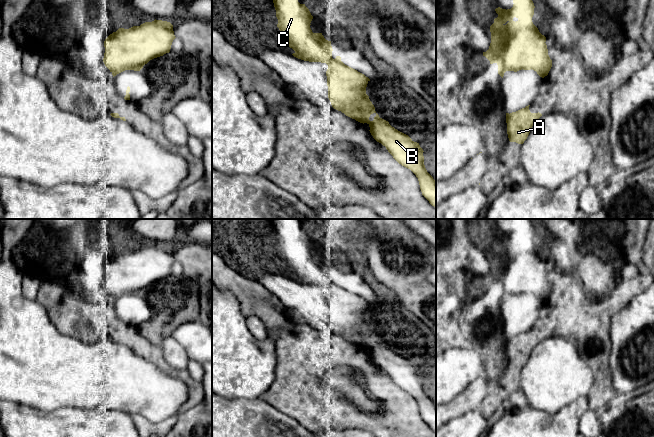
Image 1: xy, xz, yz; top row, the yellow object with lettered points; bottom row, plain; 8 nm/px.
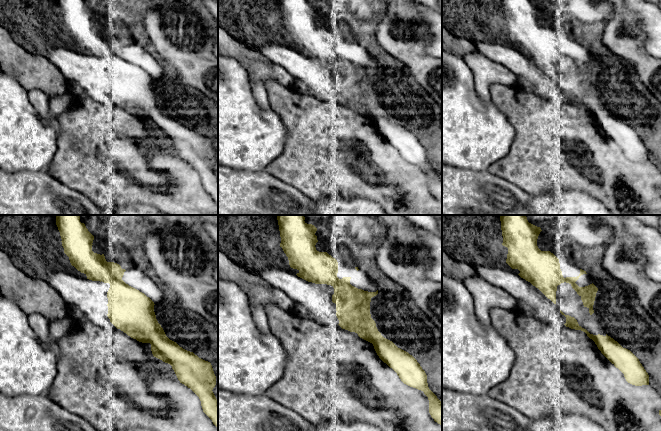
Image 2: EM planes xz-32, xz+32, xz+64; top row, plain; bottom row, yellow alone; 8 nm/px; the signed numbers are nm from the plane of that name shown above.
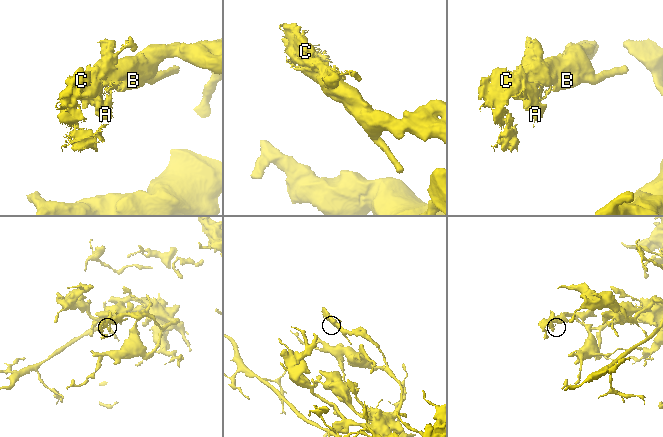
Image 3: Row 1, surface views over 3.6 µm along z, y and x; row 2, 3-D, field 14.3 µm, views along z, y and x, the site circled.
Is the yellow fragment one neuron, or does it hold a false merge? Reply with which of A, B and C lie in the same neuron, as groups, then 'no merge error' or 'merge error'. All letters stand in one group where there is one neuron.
A C / B; merge error

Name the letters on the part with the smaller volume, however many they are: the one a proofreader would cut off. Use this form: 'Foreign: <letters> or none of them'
Foreign: B

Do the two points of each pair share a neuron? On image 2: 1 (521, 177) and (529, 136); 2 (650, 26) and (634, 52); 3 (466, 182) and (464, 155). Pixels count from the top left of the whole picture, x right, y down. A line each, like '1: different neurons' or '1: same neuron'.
1: same neuron
2: different neurons
3: different neurons

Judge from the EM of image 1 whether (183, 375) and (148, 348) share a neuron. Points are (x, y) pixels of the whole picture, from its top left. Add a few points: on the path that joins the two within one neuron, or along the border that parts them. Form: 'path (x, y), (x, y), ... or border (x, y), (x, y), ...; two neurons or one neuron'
path (174, 373), (156, 357); one neuron

